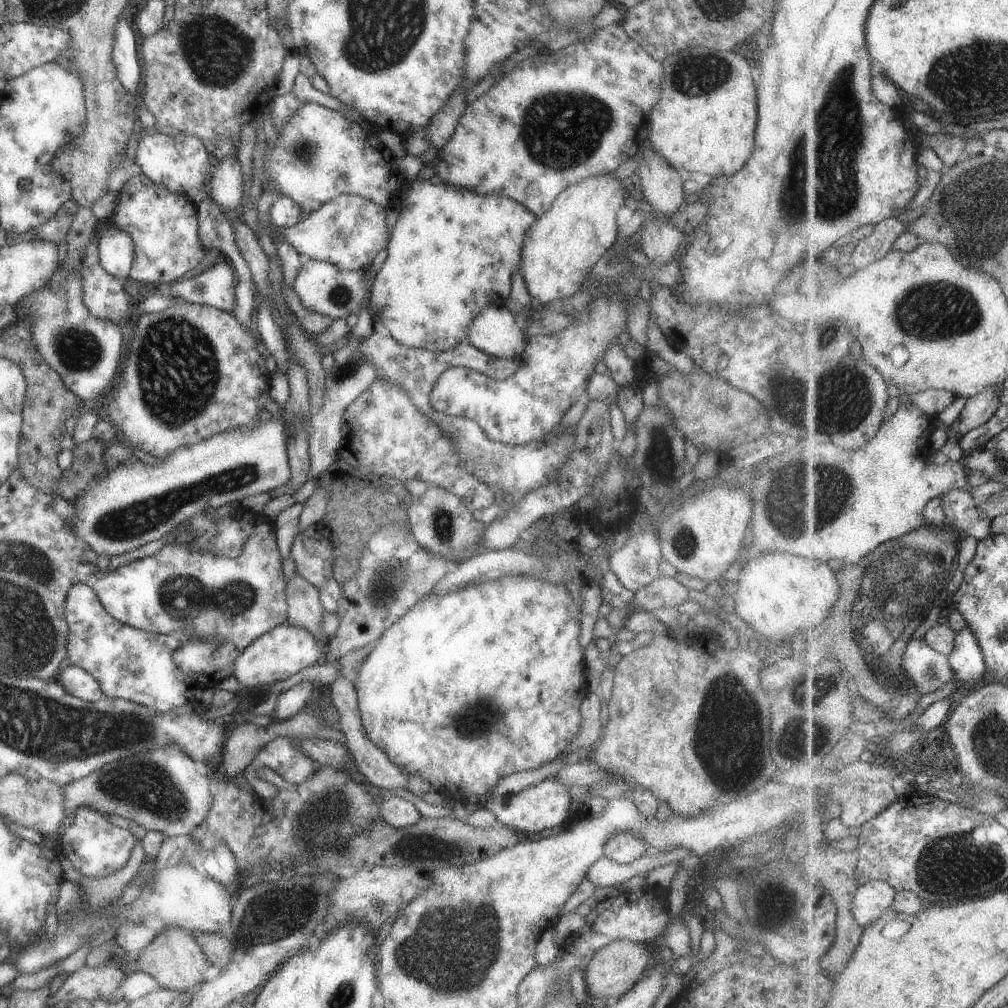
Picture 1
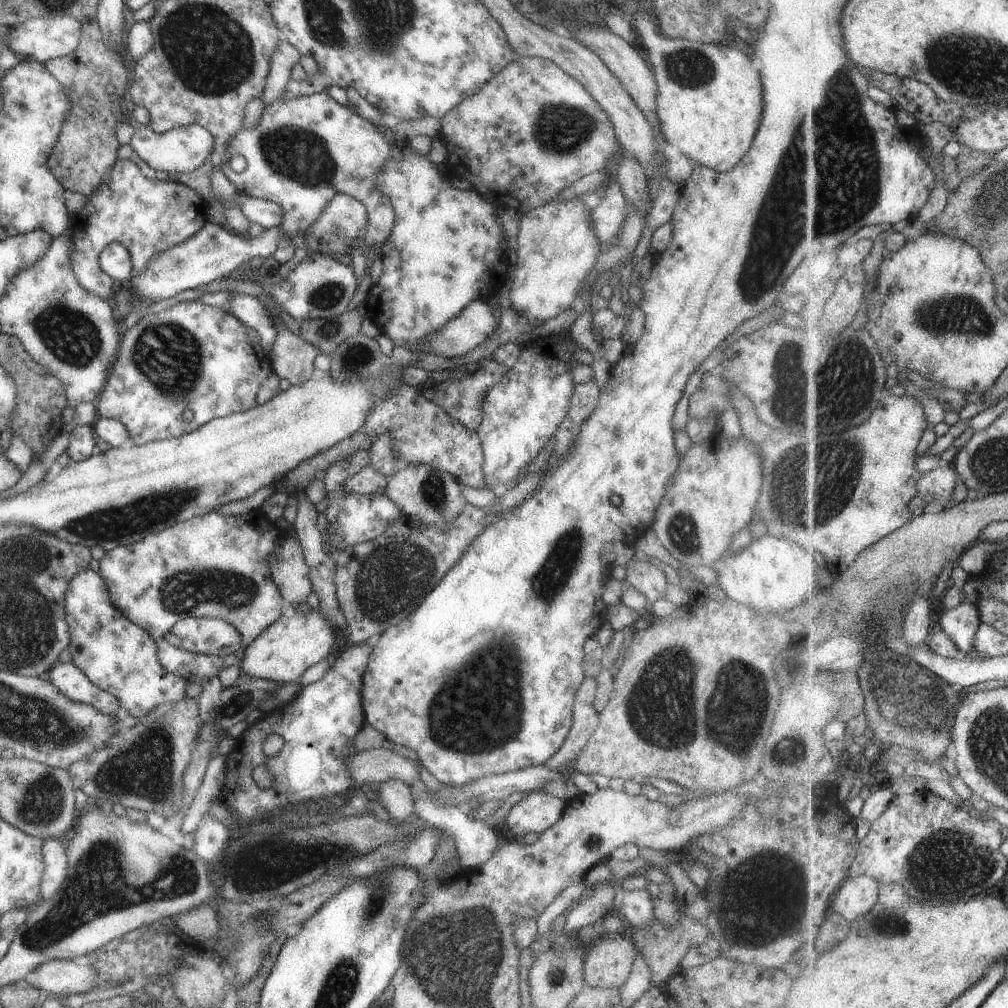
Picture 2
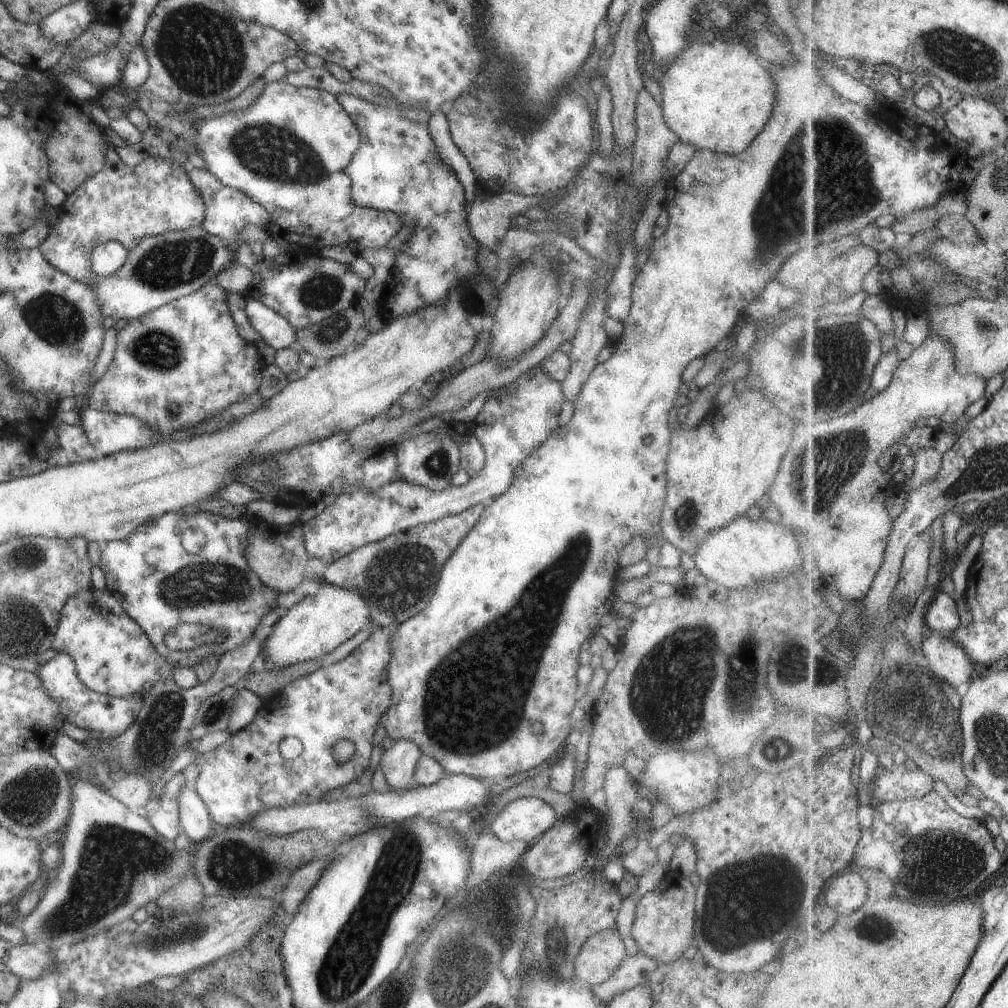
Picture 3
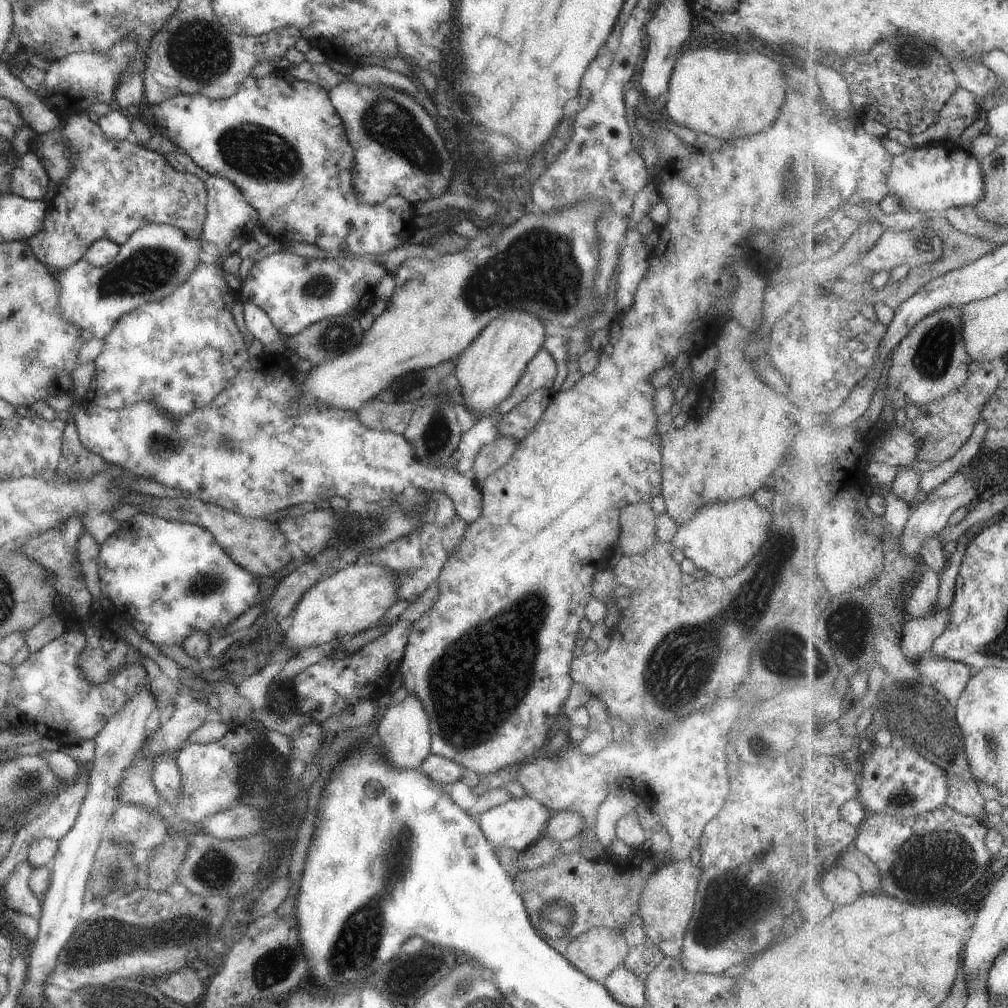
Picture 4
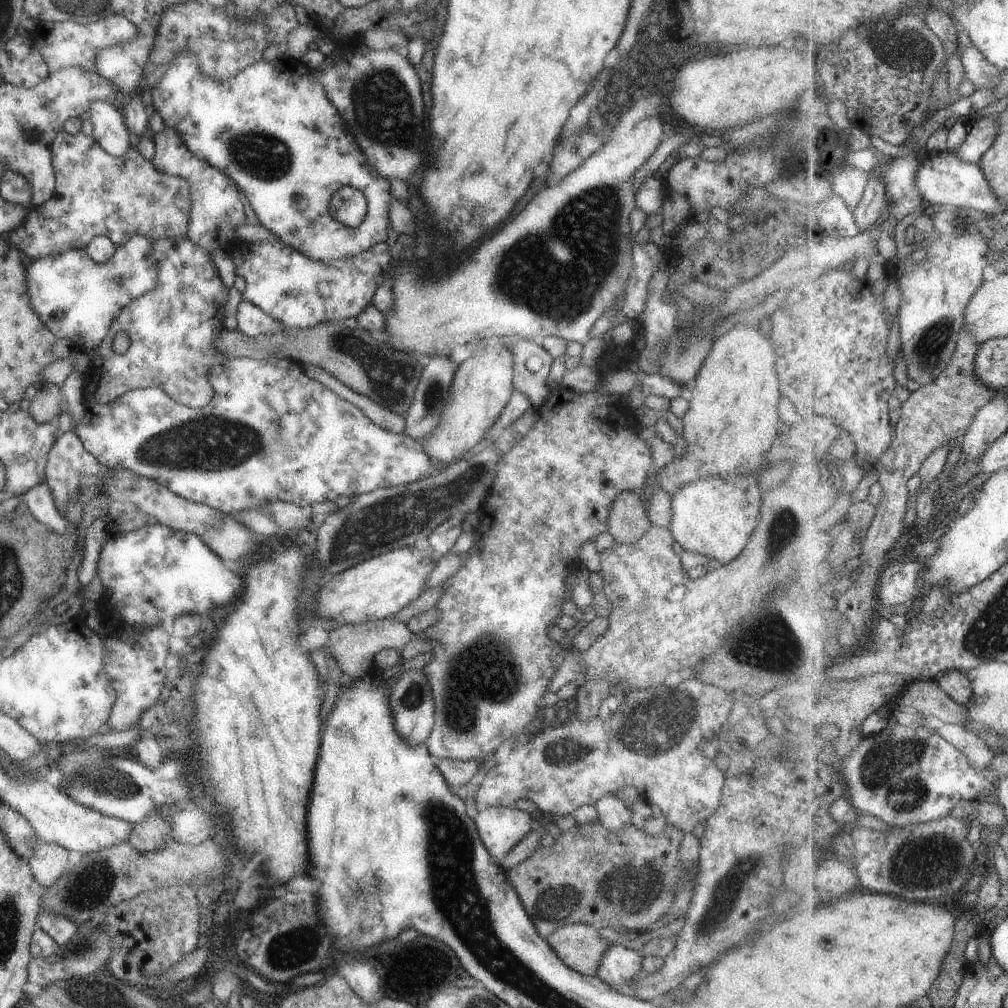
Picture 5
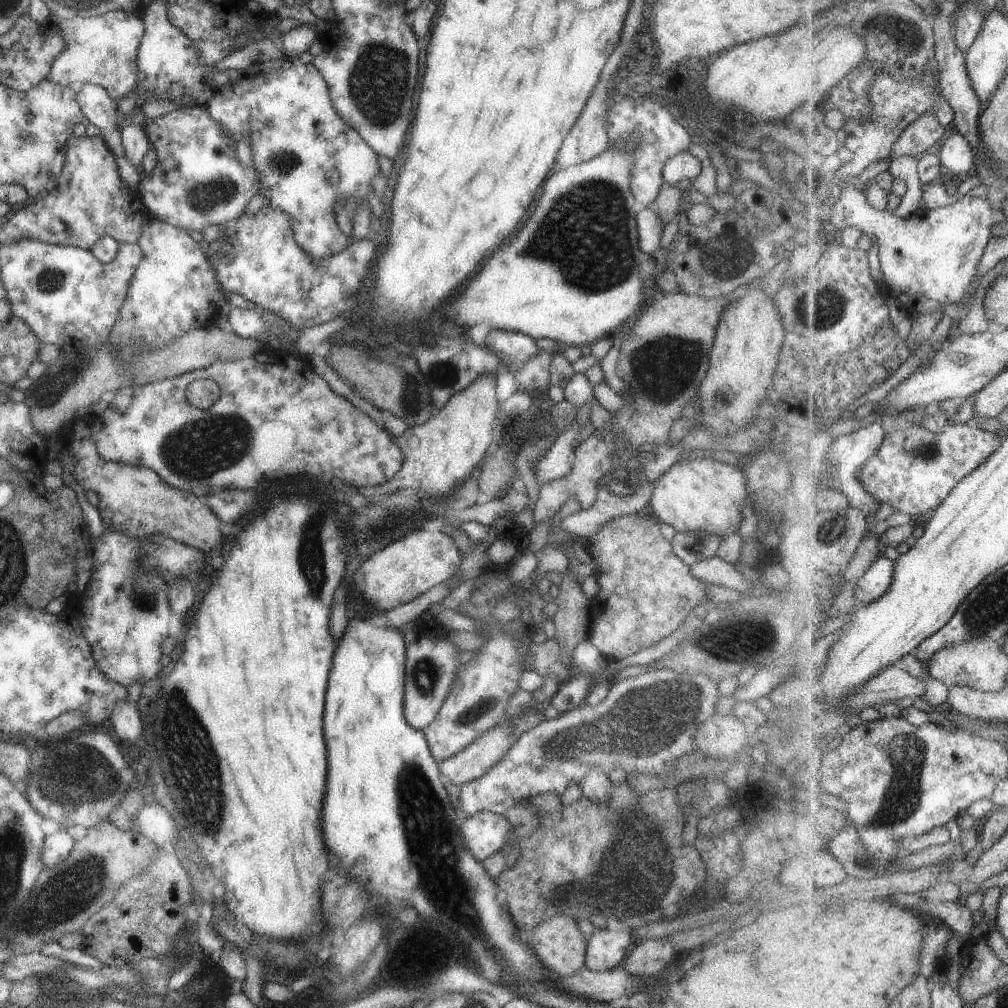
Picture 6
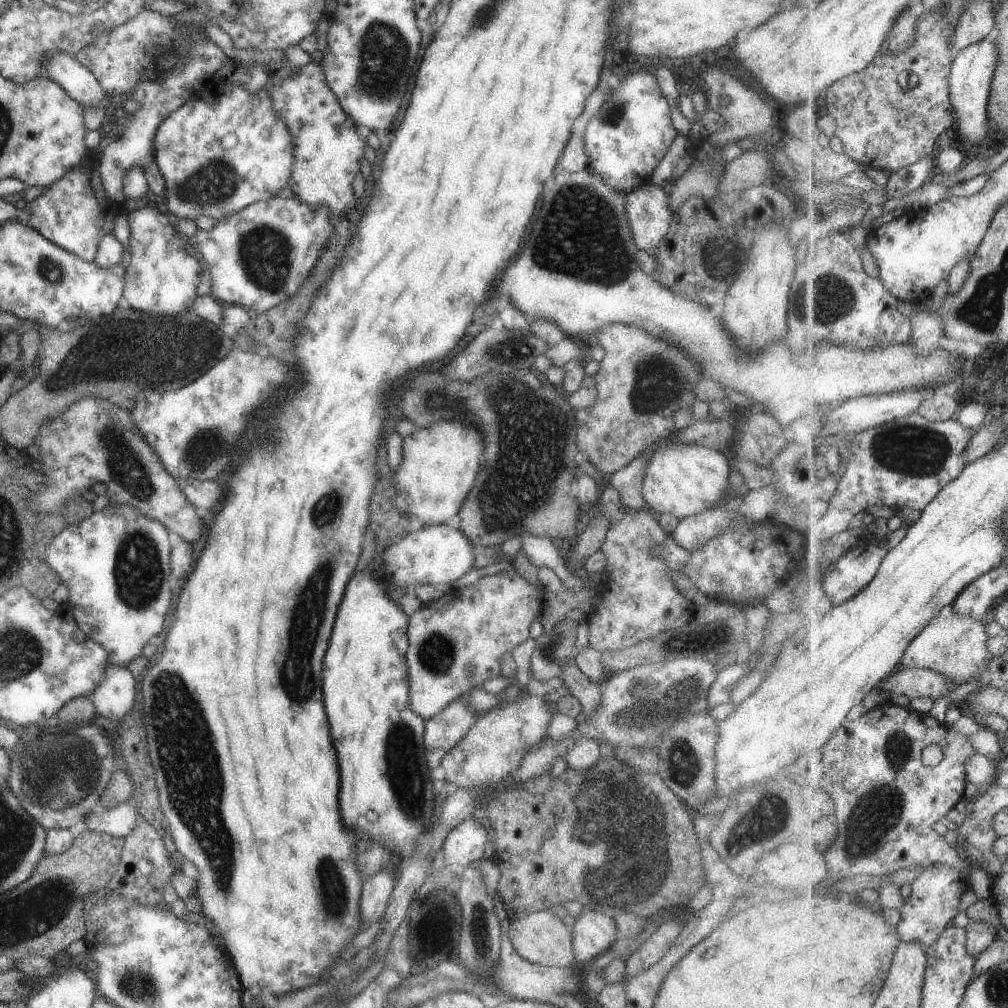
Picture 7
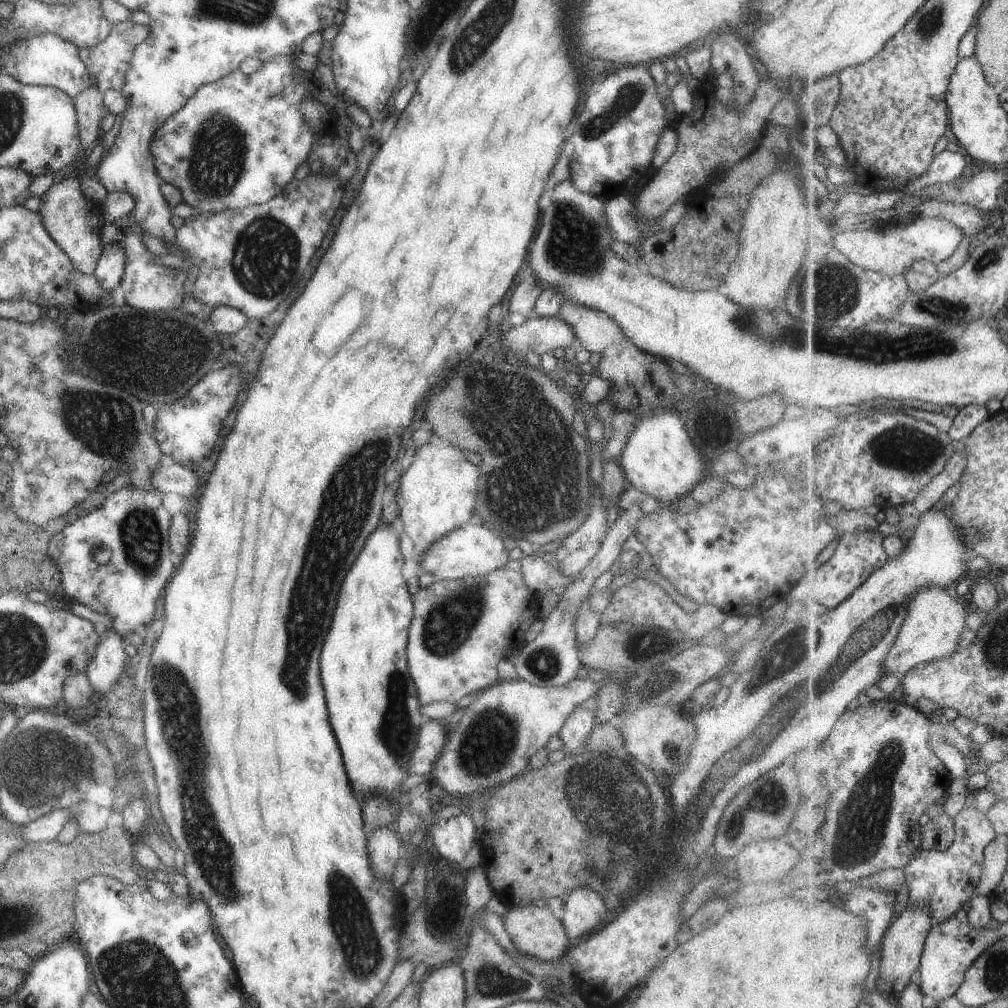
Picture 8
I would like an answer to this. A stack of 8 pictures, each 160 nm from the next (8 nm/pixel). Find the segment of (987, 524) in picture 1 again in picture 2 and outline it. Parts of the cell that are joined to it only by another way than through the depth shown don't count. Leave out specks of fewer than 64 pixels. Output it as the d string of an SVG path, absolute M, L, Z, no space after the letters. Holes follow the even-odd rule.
M940 462L935 470L925 472L918 482L918 496L926 503L947 506L953 500L959 476L952 463Z

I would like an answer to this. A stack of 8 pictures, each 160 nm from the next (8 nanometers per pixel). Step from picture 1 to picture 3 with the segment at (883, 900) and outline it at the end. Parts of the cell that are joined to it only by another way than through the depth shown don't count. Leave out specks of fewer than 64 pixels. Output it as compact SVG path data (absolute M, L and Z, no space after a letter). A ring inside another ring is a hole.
M853 869L841 872L832 879L827 890L823 893L822 899L833 910L837 910L839 916L853 914L853 912L857 912L861 906L864 906L870 900L867 882L861 877L860 873L855 872Z

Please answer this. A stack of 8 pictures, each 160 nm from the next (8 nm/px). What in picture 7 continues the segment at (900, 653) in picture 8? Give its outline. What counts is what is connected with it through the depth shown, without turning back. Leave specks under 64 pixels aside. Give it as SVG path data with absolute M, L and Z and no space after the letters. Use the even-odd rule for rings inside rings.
M952 606L943 608L929 624L915 636L907 653L903 656L902 668L927 668L951 678L951 682L967 682L979 676L987 664L991 664L993 654L989 652L989 634L985 630L985 623L955 614Z

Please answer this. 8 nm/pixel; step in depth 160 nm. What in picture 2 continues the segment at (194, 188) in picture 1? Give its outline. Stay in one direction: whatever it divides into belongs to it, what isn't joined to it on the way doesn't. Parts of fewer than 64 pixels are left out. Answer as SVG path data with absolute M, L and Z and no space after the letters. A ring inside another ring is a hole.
M198 124L181 125L162 133L156 133L143 125L134 130L128 144L150 169L165 171L173 176L200 167L212 151L213 139L211 134Z

